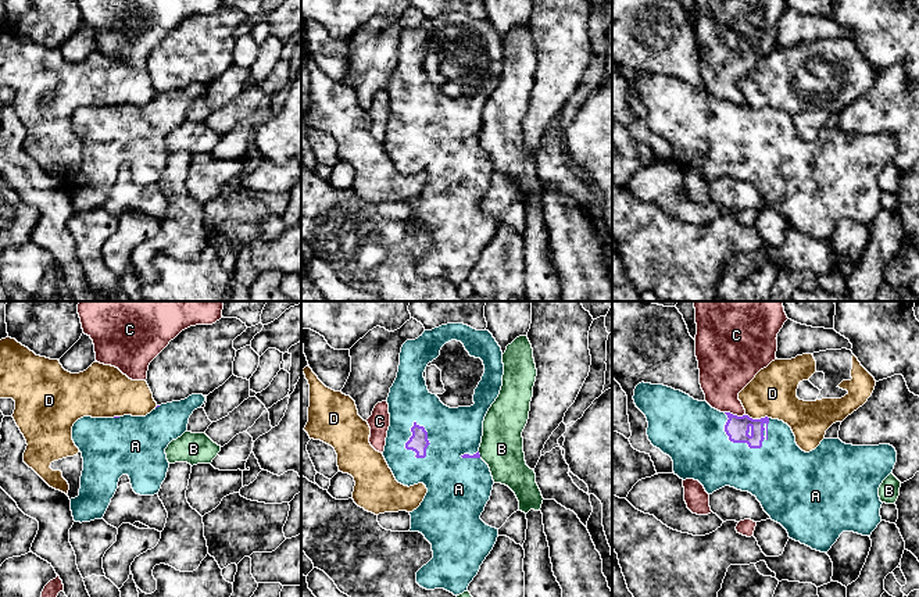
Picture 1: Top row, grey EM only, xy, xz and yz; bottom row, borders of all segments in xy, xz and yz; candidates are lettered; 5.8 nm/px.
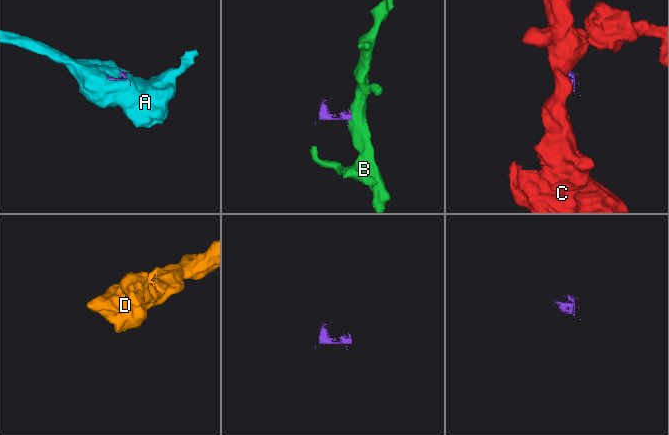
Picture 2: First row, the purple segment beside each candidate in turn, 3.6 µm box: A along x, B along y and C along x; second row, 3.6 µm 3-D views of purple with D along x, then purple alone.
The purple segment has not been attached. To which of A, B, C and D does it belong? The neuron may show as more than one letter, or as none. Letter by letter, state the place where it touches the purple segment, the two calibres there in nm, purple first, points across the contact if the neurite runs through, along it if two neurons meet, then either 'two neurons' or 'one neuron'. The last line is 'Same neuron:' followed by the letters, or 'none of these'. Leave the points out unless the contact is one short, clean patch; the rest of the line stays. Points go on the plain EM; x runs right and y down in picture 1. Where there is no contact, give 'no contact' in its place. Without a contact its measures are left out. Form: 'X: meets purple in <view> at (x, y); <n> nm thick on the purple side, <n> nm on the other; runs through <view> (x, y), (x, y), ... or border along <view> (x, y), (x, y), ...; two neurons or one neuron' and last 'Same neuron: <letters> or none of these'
A: meets purple in yz at (737, 131); 140 nm thick on the purple side, 360 nm on the other; one neuron
B: meets purple in xz at (479, 143); 30 nm thick on the purple side, 240 nm on the other; border along xz (478, 140), (481, 146); two neurons
C: meets purple in yz at (735, 104); 140 nm thick on the purple side, 280 nm on the other; border along yz (725, 100), (733, 104), (744, 104); two neurons
D: meets purple in yz at (757, 108); 140 nm thick on the purple side, 280 nm on the other; two neurons
Same neuron: A

